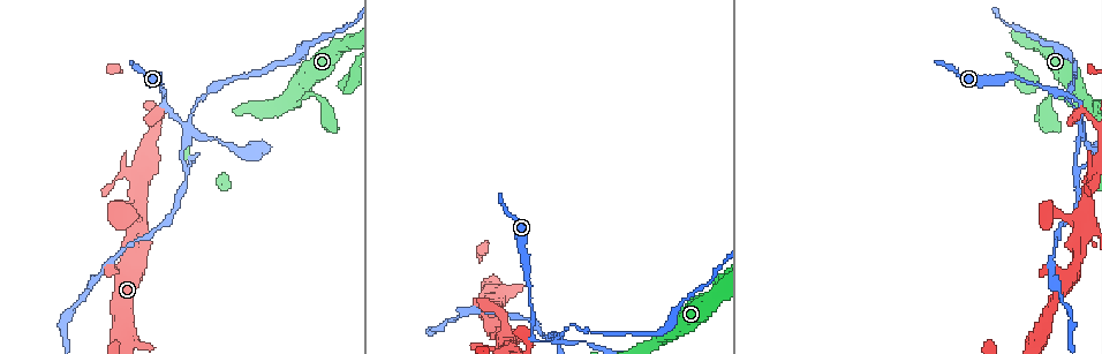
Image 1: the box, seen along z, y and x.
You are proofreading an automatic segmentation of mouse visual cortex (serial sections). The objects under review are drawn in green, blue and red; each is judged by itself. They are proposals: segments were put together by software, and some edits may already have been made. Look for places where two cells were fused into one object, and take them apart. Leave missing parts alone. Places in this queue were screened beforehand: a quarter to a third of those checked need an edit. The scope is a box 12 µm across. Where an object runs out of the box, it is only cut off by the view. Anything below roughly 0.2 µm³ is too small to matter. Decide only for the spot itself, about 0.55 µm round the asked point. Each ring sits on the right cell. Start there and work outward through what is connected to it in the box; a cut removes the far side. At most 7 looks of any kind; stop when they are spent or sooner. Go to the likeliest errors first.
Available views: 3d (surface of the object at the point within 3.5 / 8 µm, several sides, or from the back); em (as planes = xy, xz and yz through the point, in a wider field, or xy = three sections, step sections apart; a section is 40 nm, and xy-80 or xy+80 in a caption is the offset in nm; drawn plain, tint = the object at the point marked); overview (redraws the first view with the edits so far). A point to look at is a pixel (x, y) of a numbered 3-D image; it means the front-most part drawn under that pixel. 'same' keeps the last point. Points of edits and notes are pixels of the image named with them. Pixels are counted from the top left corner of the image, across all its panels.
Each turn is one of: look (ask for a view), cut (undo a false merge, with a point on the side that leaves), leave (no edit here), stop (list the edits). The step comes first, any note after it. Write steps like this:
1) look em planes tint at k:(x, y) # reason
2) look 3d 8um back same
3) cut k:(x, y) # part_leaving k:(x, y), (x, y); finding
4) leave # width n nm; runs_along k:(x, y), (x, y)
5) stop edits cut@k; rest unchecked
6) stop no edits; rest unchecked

look 3d 3.5um back at 1:(1083, 124)

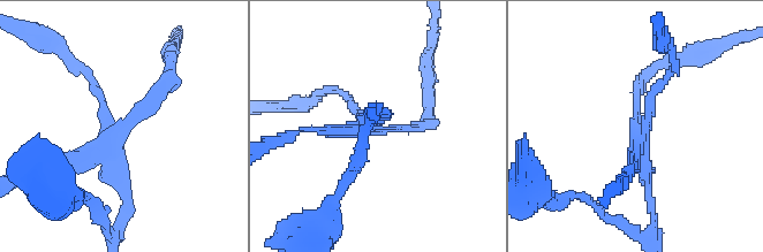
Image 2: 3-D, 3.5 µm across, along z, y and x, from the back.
look em planes tint at 2:(640, 134)

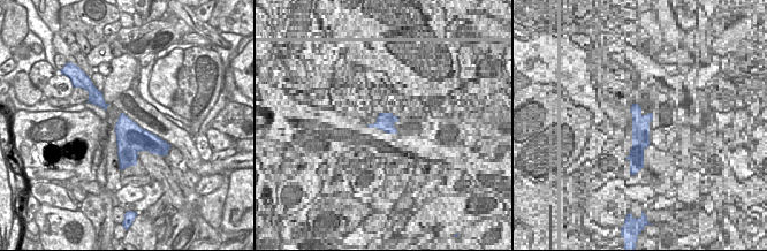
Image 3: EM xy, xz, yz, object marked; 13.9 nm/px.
cut 2:(127, 196) # arm_widths 150, 150, 150, 200 nm; part_leaving 2:(112, 160), (127, 195), (112, 241); two cells meet here

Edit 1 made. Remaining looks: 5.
look overview

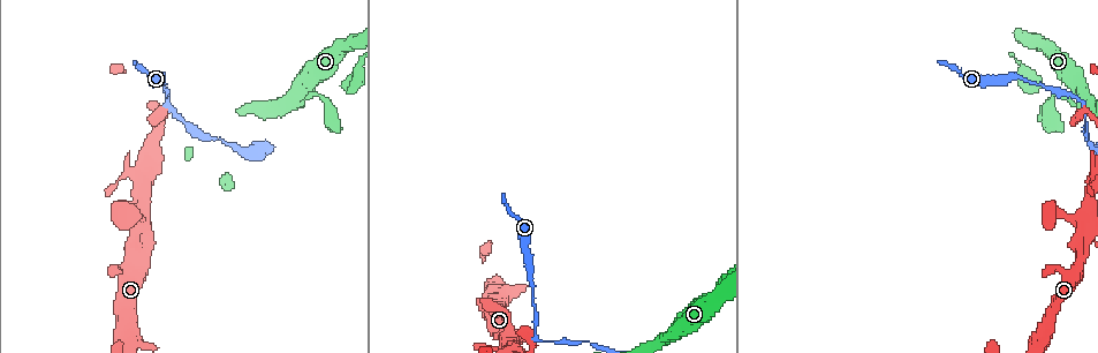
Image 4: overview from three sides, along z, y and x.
look em xy step 1 tint at 4:(1077, 219) # calibre changes

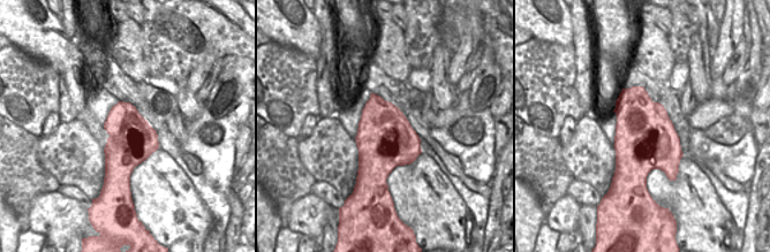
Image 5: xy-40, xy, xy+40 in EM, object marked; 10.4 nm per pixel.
look 3d 3.5um back same

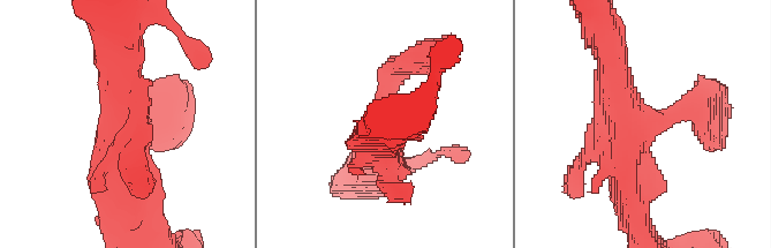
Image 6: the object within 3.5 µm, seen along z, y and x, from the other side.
leave # runs_along 6:(629, 194), (609, 49); one cell here

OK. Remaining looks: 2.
look 3d 3.5um at 4:(661, 340) # arms part here

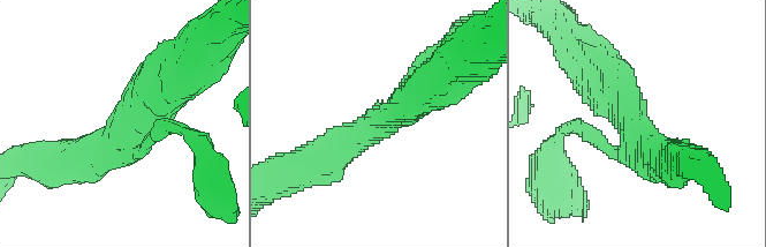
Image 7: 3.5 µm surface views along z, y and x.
leave # runs_along 7:(176, 80), (127, 133), (66, 158); continuous, no second cell

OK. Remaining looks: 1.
stop edits cut@2; rest unchecked

